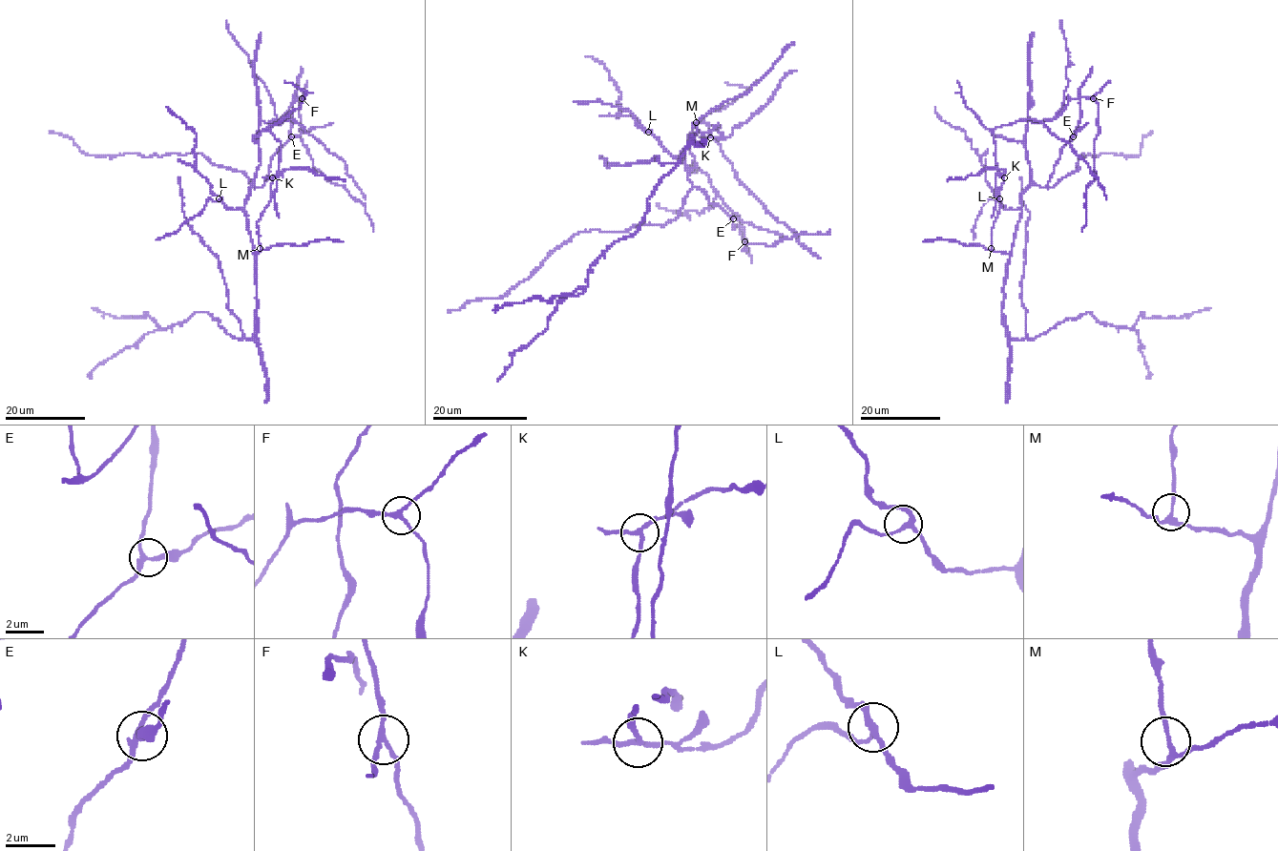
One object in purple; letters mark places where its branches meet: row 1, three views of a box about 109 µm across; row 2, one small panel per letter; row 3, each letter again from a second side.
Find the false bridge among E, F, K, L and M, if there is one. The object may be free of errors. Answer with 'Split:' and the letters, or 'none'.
Split: K

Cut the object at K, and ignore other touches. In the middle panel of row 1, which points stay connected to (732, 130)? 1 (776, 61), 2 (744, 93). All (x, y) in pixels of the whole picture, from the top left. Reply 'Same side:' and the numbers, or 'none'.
Same side: none

